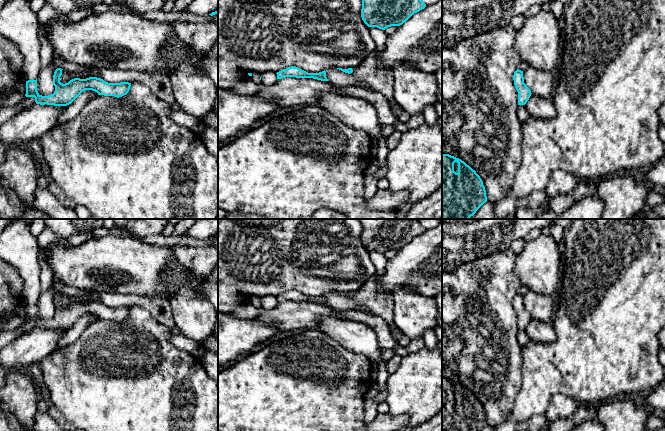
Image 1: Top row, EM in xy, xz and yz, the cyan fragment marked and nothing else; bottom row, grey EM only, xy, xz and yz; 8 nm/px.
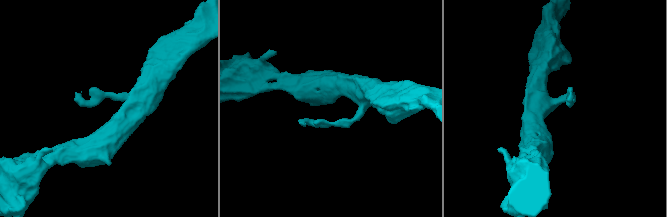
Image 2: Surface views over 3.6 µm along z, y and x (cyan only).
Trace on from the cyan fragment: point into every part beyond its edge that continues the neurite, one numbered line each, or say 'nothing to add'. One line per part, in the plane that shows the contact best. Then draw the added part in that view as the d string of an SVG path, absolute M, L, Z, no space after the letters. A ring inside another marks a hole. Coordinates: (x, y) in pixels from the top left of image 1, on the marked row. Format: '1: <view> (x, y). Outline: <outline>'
nothing to add

